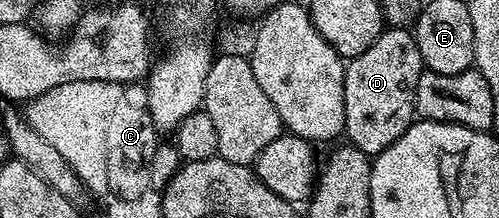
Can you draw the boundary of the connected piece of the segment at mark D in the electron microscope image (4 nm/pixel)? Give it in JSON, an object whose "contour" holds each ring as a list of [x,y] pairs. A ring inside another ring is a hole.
{"contour":[[[387,27],[361,53],[353,60],[346,64],[343,76],[345,77],[345,125],[343,130],[350,146],[356,147],[358,151],[364,151],[368,157],[380,155],[397,137],[401,137],[411,128],[415,114],[415,94],[417,93],[417,81],[424,73],[423,58],[421,49],[417,49],[417,41],[410,30],[402,27]]]}

